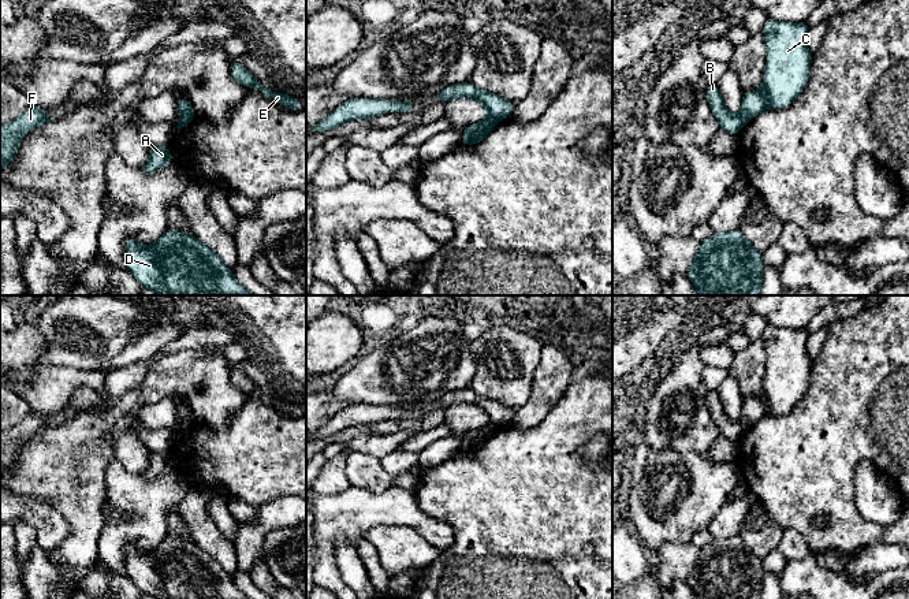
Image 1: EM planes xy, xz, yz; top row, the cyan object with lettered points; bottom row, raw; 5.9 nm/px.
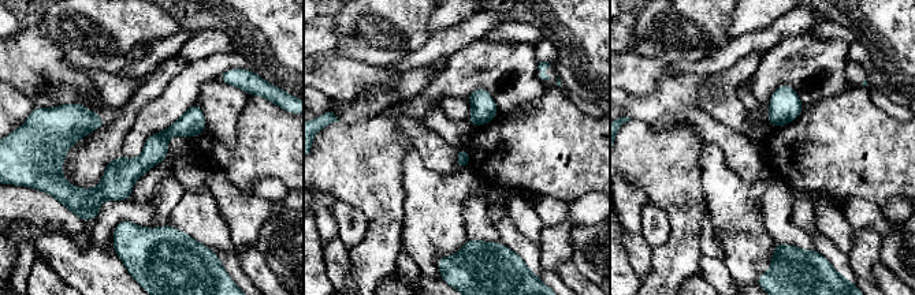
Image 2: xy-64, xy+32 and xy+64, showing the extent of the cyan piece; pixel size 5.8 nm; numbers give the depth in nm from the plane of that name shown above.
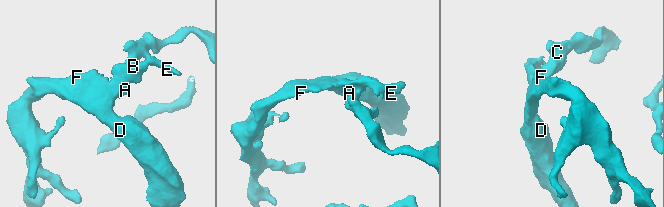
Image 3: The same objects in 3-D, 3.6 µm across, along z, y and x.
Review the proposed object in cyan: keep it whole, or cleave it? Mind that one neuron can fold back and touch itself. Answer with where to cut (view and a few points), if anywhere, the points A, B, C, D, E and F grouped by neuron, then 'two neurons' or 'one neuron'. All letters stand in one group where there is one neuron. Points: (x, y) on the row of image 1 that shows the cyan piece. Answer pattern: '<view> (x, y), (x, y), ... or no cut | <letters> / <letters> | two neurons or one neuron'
xy (193, 111), (181, 121) | A B D E F / C | two neurons

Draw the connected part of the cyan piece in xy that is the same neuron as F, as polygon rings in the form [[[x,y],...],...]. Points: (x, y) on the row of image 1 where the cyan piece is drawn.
[[[30,105],[22,115],[7,124],[0,124],[0,172],[14,160],[29,130],[51,122],[44,108]]]

